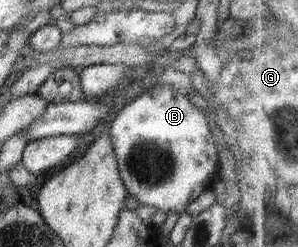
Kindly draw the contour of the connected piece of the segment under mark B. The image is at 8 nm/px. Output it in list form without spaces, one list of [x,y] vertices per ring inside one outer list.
[[[155,82],[150,91],[144,91],[112,116],[109,138],[118,164],[117,172],[124,181],[126,192],[136,198],[140,206],[152,205],[167,215],[183,214],[200,193],[216,189],[218,174],[226,169],[219,162],[217,134],[204,114],[201,108],[192,103],[191,96],[165,82]]]

